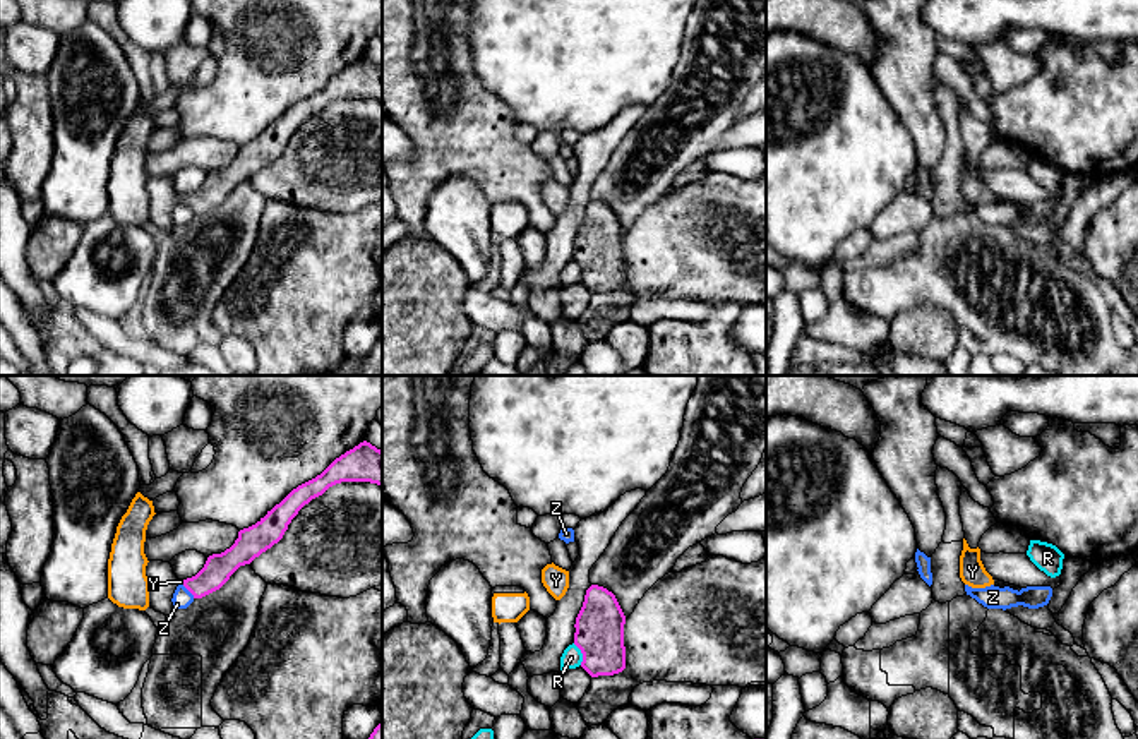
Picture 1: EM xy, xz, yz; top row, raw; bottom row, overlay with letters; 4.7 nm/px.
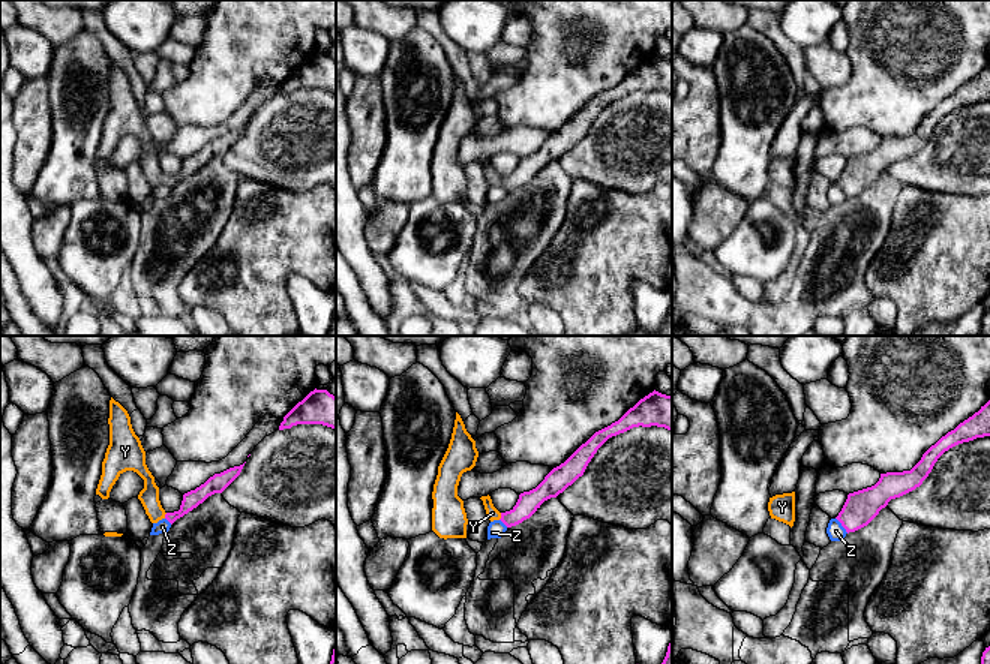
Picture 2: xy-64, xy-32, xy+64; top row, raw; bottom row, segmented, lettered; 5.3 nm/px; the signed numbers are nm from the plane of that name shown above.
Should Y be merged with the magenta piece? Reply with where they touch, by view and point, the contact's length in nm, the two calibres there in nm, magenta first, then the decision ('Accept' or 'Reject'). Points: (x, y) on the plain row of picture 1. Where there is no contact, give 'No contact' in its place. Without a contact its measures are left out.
Touches magenta at xy (184, 198). Shared border 30 nm. Thickness 140 nm (magenta) against 20 nm. Accept

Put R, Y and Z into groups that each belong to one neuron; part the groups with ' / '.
R / Y / Z

